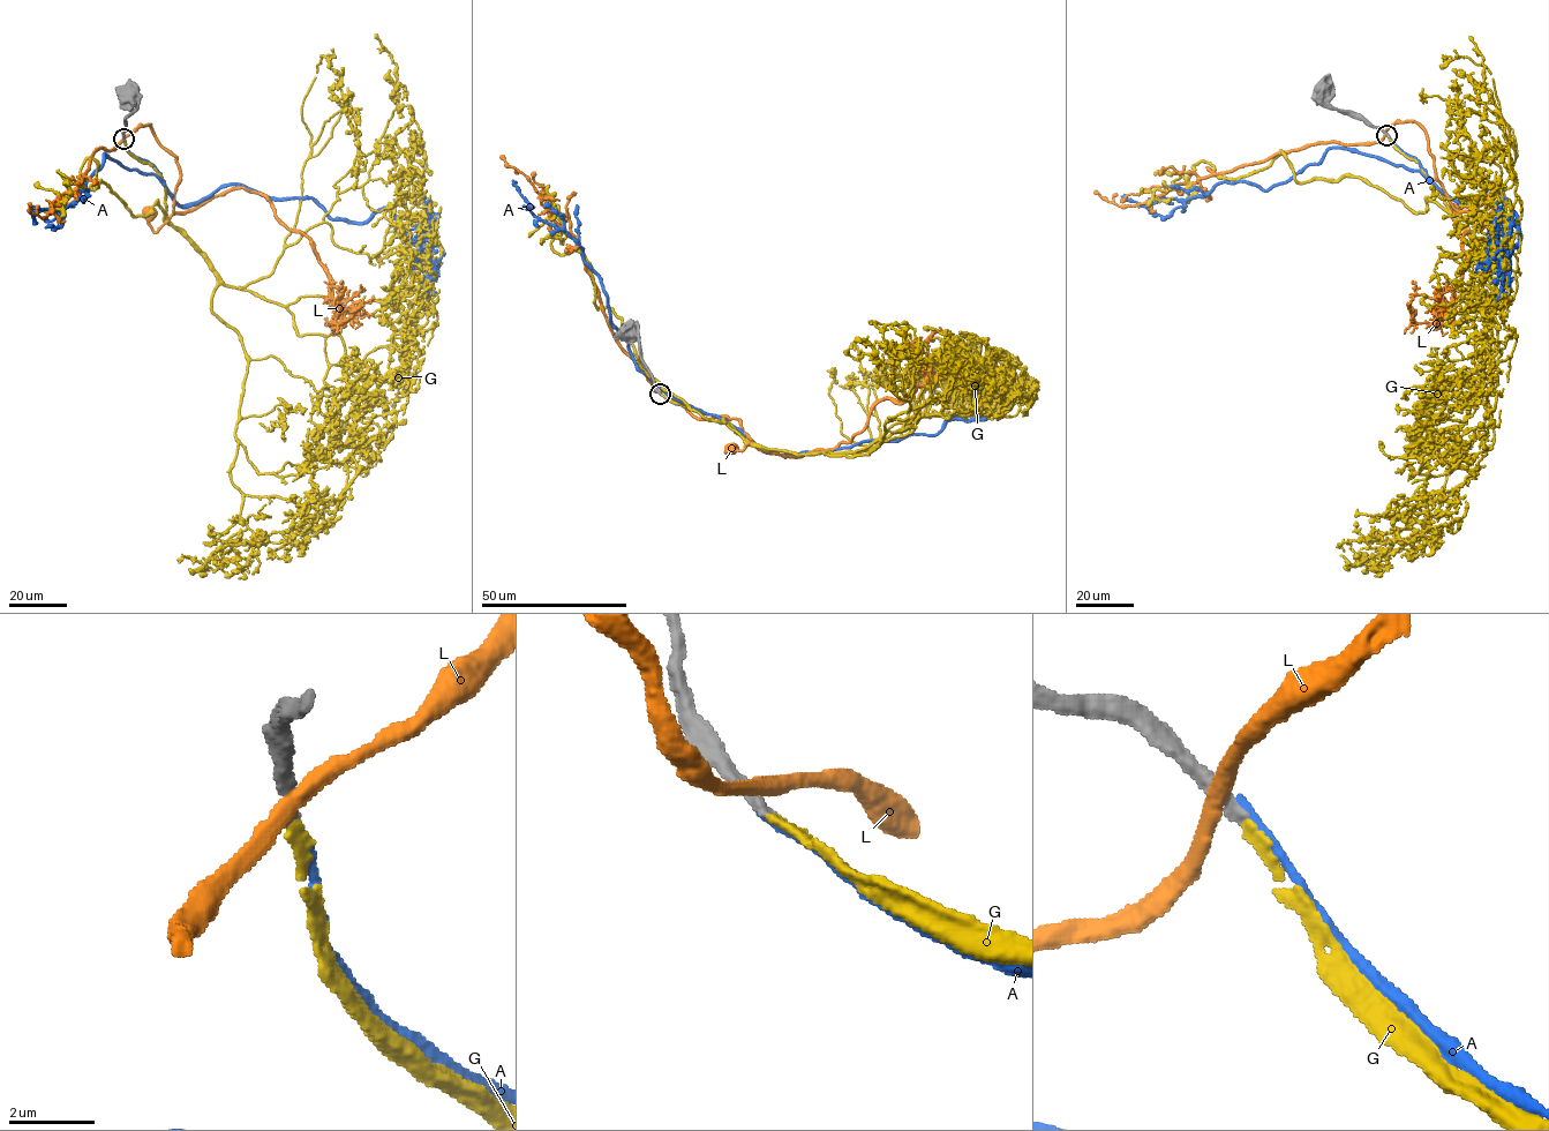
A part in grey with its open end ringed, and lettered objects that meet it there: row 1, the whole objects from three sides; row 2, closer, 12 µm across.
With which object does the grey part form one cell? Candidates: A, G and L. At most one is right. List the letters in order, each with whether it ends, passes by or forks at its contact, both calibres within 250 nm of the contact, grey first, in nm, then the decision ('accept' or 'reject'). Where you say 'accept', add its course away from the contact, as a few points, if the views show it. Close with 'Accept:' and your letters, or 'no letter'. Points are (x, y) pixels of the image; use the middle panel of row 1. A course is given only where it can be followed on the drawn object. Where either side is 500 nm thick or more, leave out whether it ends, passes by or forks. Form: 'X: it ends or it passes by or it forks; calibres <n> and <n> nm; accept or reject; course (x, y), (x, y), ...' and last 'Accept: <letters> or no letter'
A: it ends; calibres 300 and 200 nm; reject
G: it ends; calibres 260 and 240 nm; accept; course (660, 394), (759, 447), (813, 455), (871, 449), (915, 425), (939, 369), (965, 418), (965, 401), (935, 389)
L: it passes by; calibres 400 and 360 nm; reject
Accept: G

